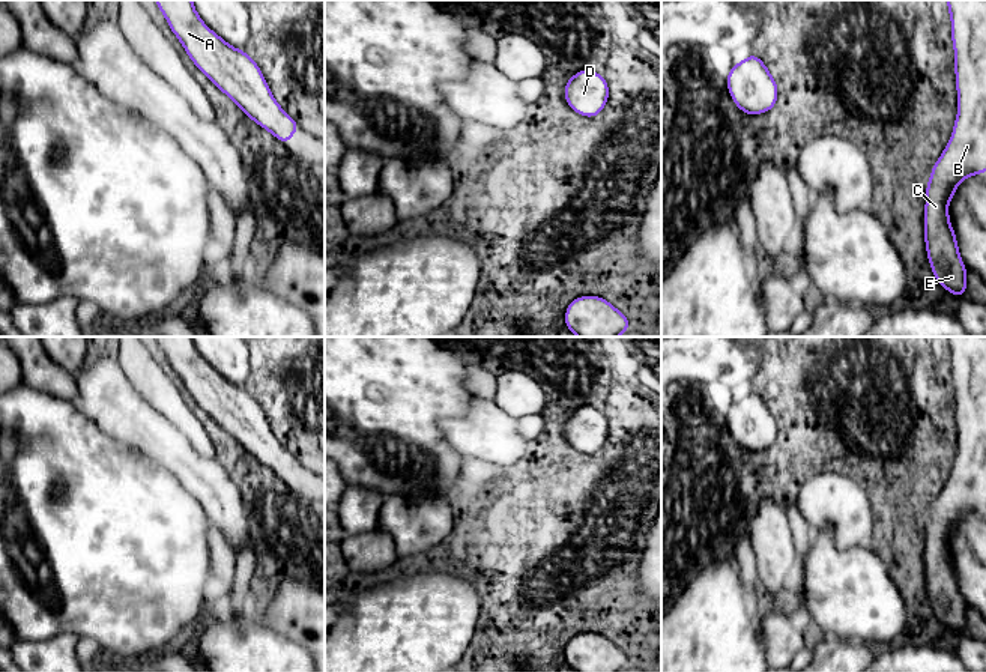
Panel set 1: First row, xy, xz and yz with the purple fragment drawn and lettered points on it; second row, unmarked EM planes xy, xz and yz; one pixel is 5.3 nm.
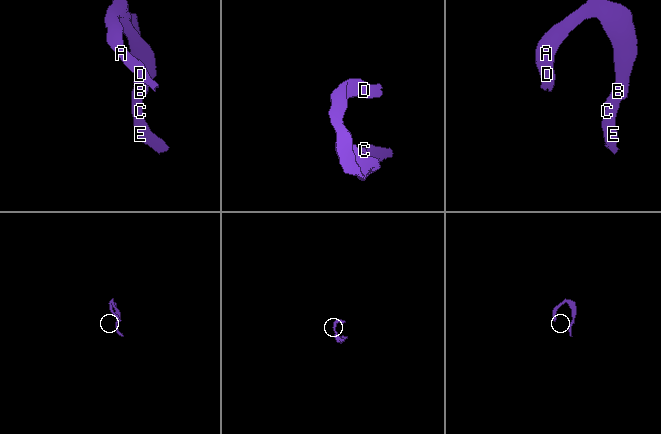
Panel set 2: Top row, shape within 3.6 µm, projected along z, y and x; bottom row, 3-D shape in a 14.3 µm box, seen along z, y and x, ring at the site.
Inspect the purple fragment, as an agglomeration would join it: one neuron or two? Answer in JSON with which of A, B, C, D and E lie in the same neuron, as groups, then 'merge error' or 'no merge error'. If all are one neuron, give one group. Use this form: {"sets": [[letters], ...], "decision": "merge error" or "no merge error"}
{"sets": [["A", "B", "C", "D", "E"]], "decision": "no merge error"}

